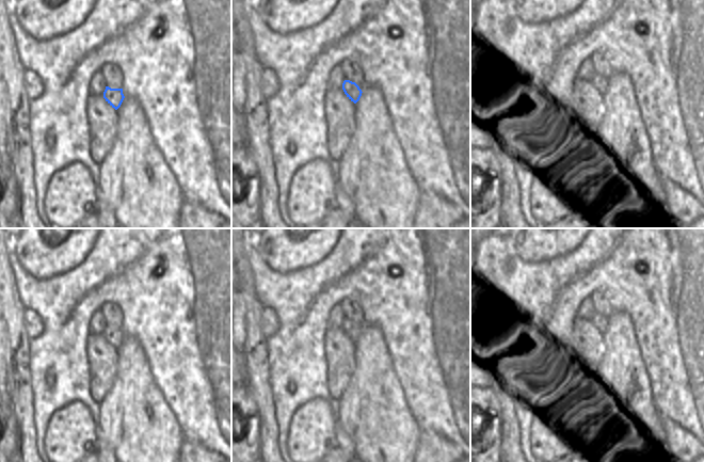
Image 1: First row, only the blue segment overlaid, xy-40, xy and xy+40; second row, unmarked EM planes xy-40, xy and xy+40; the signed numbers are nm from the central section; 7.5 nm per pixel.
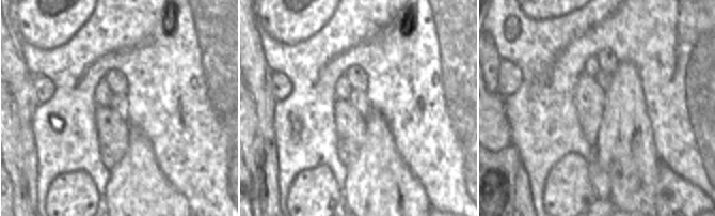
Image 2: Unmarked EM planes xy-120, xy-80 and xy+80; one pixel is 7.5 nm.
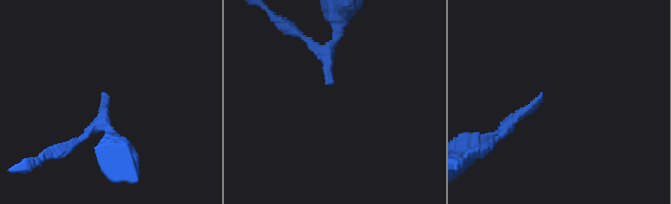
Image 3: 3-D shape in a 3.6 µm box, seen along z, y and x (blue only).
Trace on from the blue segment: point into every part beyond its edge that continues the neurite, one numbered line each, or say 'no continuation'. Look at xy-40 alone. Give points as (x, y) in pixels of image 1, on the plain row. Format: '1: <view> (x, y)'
no continuation.

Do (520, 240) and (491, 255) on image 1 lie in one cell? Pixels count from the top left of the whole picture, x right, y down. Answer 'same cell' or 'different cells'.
different cells

